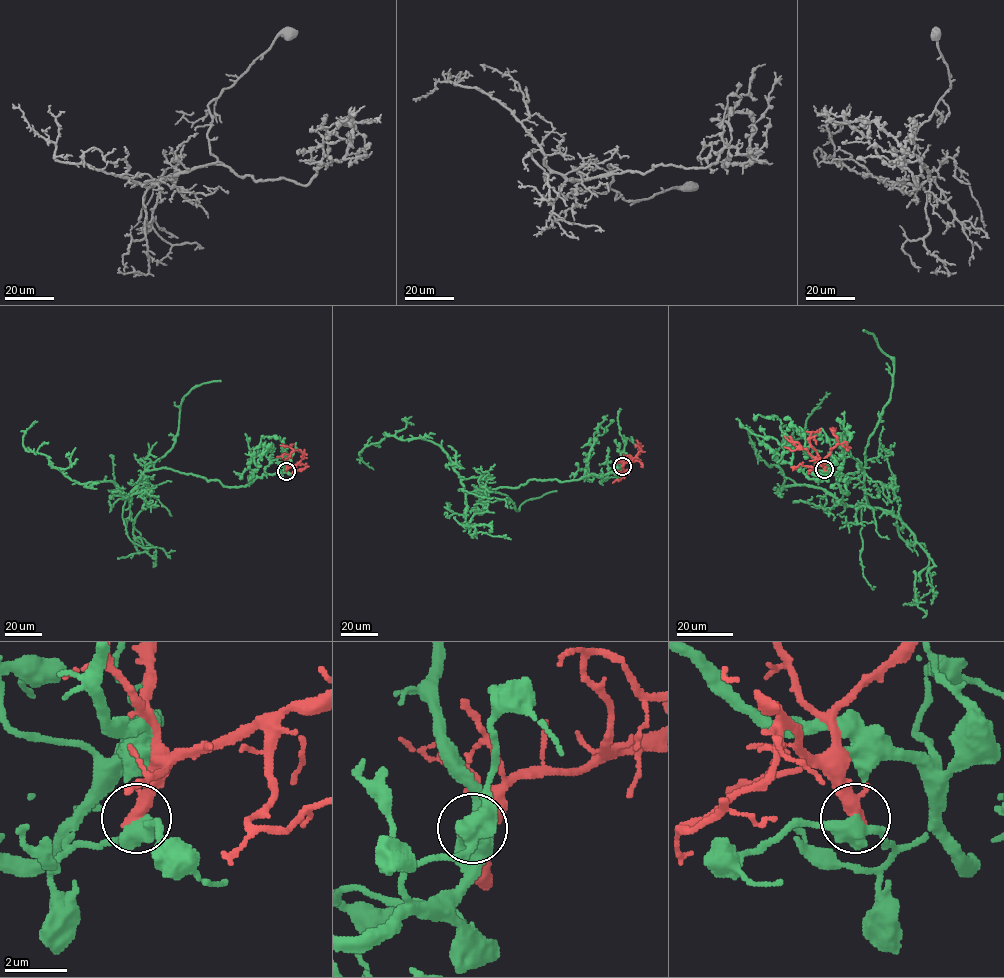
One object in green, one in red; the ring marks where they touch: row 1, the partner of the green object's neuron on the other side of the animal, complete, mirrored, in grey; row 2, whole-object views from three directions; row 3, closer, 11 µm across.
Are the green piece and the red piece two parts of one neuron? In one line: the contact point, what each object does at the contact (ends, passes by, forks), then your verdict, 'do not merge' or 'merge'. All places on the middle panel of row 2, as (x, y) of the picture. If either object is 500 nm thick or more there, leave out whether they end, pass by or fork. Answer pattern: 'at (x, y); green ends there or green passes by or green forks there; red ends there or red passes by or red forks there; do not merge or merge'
at (622, 466); do not merge

